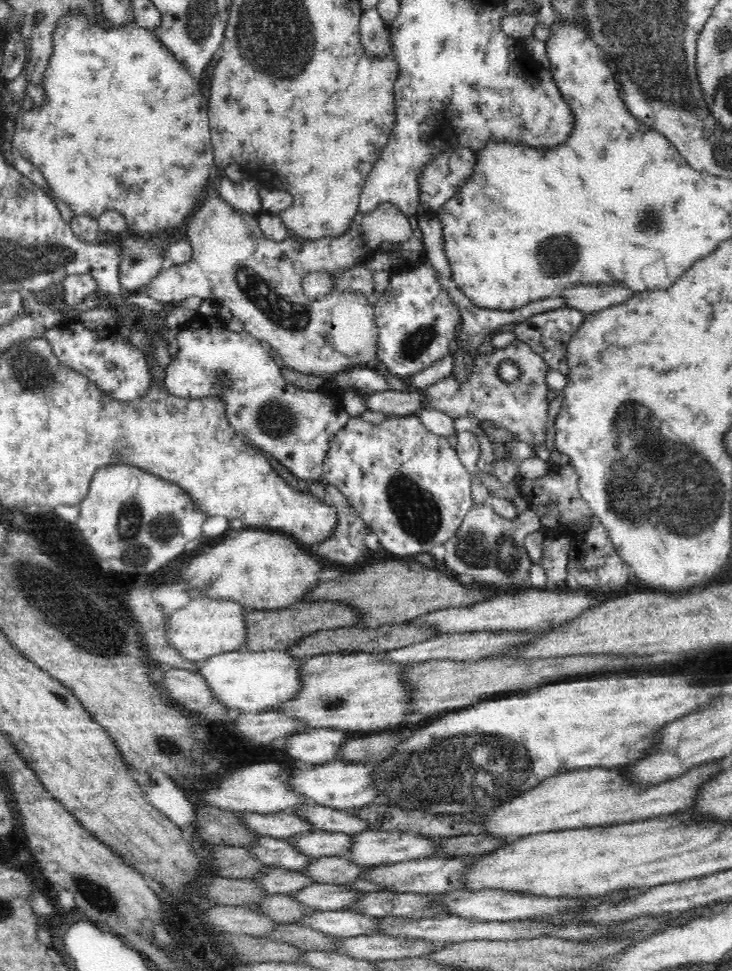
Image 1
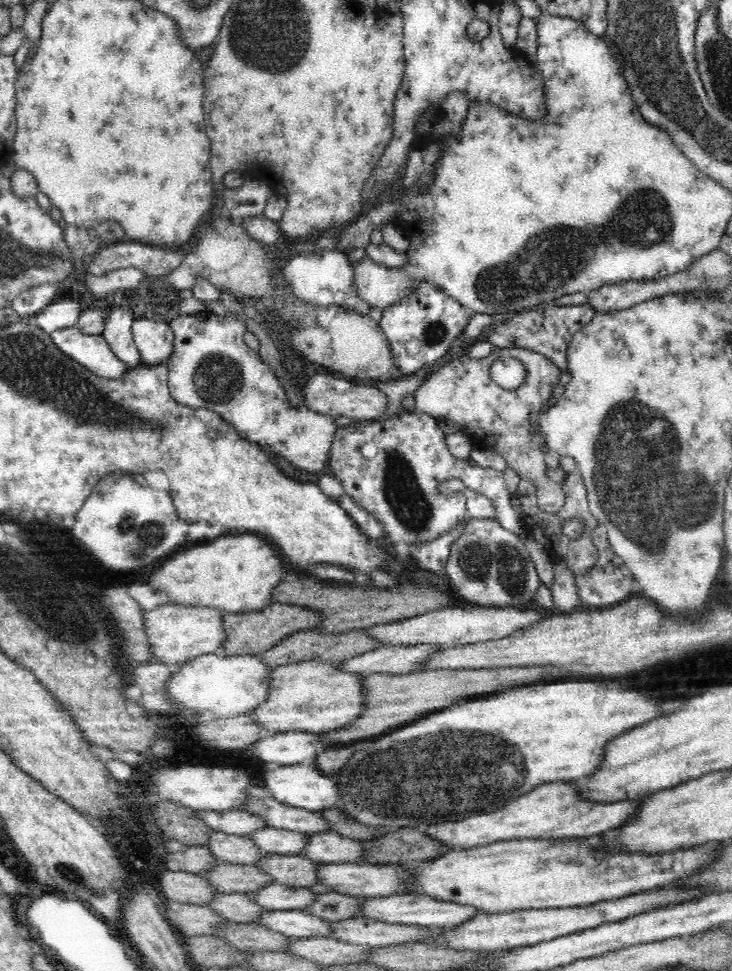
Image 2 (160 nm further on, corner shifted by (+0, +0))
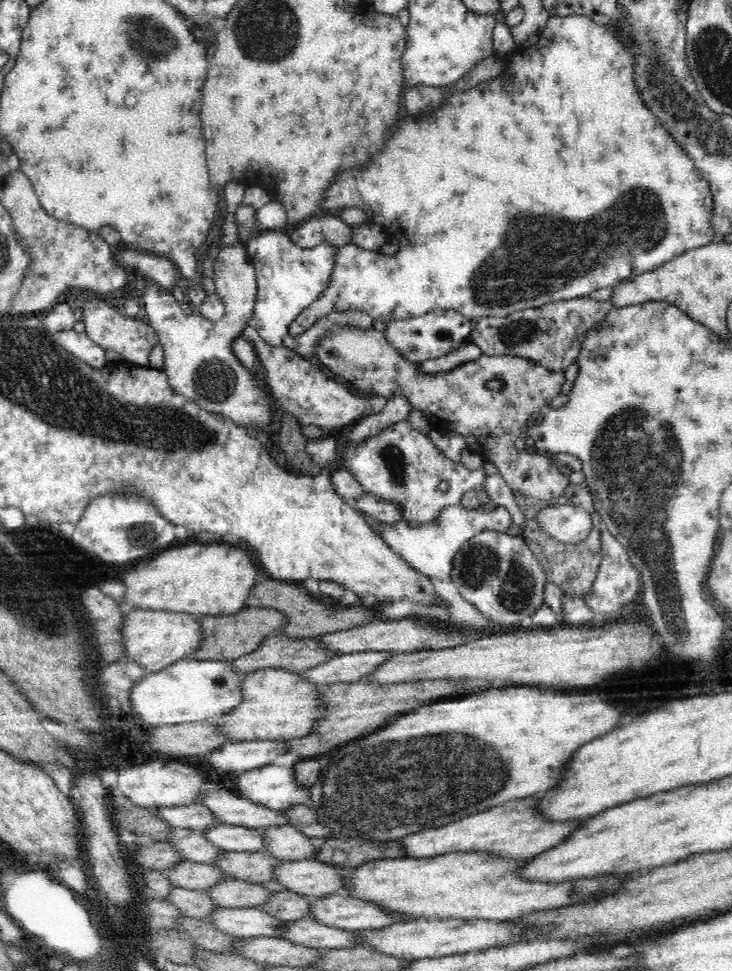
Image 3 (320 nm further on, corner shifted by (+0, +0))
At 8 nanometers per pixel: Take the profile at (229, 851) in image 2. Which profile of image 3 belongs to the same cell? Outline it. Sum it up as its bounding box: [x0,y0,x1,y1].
[168,827,222,865]

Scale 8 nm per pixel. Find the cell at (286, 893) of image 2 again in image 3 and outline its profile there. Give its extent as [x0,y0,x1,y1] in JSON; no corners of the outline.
[206,879,274,908]

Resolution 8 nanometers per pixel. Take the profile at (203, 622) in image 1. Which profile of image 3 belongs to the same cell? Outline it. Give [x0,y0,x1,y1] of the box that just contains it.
[122,609,204,673]

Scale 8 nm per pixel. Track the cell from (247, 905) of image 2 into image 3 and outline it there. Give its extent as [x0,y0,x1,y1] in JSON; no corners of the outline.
[167,887,222,919]

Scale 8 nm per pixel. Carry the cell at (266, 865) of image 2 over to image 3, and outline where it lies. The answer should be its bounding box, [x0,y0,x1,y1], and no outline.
[214,852,280,884]

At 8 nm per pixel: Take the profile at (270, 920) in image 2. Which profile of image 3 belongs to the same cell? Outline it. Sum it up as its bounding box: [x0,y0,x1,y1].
[207,908,285,939]

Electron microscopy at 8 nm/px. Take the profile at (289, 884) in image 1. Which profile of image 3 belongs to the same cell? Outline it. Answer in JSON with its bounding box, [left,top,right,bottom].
[164,860,230,892]

